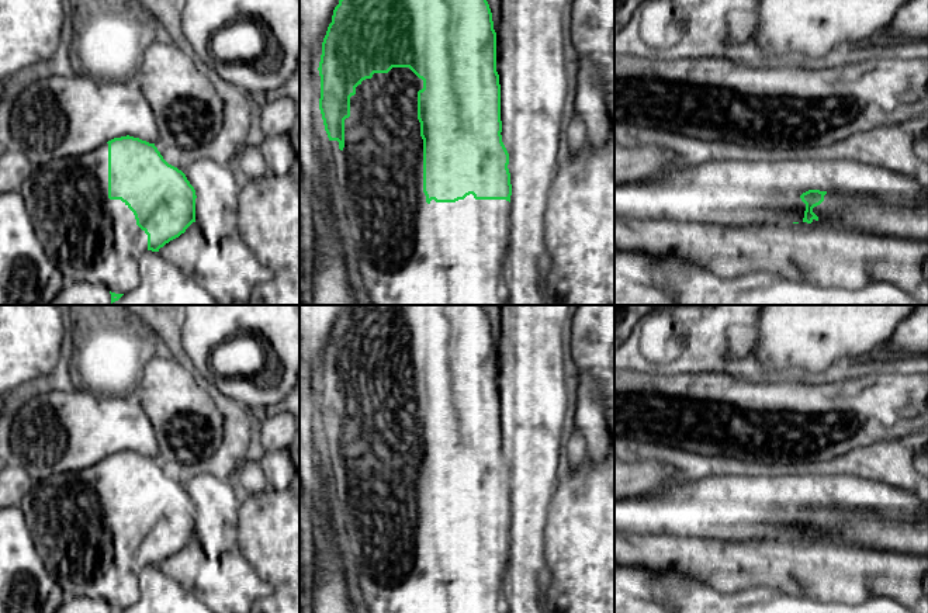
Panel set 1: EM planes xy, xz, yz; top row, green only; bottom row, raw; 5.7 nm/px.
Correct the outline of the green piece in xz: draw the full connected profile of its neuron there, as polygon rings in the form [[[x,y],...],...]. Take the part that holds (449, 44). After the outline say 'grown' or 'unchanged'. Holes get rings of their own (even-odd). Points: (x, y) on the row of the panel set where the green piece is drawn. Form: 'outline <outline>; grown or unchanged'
outline [[[339,0],[333,10],[332,22],[328,27],[322,42],[319,62],[321,98],[319,110],[325,131],[329,138],[332,167],[337,197],[344,209],[344,231],[347,252],[352,262],[357,266],[363,285],[373,305],[509,305],[503,291],[503,263],[508,250],[508,228],[510,212],[510,173],[508,169],[509,153],[502,142],[501,121],[501,84],[496,72],[496,32],[494,30],[492,13],[486,0]]]; grown

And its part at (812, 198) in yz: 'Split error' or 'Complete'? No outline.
Split error

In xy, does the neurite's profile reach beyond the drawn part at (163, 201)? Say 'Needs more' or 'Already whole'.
Needs more

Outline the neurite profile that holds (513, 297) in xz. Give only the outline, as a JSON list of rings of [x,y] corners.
[[[503,0],[512,1],[510,24],[513,42],[505,51],[499,70],[502,142],[509,153],[512,184],[508,228],[508,250],[503,263],[503,291],[509,305],[558,305],[557,295],[548,287],[551,257],[546,250],[546,212],[550,202],[551,183],[555,174],[558,149],[561,146],[561,111],[567,94],[564,75],[564,35],[561,14],[567,0]]]

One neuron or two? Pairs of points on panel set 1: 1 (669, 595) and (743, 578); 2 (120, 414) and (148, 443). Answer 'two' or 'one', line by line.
1: two
2: one

